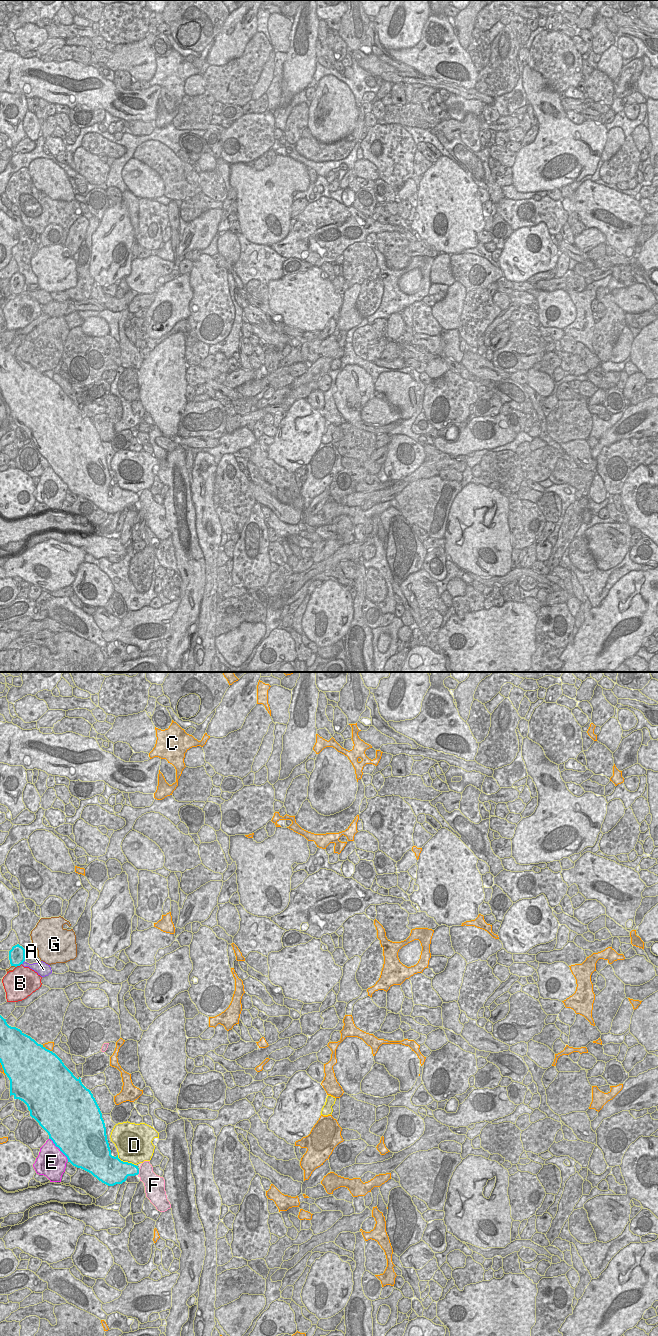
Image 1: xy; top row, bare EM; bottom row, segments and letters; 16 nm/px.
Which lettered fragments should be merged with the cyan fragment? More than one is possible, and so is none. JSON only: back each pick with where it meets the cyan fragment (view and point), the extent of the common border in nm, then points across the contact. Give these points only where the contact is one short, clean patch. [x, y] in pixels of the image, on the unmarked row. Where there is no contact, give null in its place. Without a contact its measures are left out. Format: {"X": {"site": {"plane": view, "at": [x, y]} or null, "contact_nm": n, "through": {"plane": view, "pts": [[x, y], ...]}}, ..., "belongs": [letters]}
{"belongs": []}

